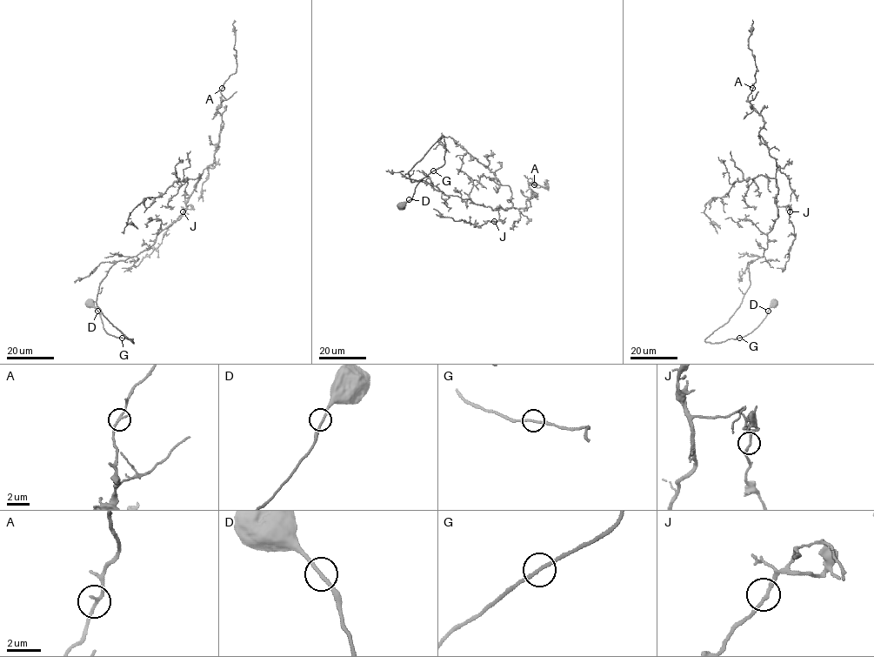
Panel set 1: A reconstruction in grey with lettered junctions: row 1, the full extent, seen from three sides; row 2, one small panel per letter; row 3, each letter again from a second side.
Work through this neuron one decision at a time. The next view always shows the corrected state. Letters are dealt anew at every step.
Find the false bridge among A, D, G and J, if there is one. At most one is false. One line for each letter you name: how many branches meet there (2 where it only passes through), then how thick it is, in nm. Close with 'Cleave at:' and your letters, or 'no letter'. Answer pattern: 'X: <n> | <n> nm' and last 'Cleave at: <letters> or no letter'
G: 2 | 190 nm
Cleave at: G

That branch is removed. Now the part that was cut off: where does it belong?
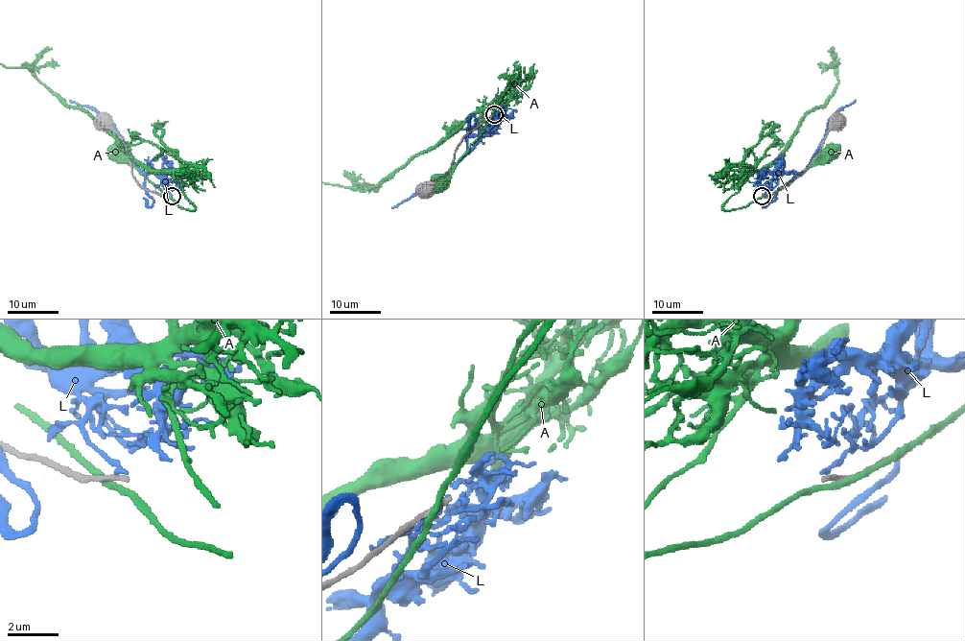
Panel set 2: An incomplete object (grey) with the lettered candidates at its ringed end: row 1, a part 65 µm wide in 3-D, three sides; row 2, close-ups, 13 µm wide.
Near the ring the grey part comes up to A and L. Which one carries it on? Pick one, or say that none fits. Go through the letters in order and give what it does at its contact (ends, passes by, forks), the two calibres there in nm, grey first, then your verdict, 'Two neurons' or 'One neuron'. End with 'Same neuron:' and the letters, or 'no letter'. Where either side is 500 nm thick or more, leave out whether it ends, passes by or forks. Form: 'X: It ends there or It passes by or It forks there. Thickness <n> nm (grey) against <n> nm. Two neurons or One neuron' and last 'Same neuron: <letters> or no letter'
A: It passes by. Thickness 260 nm (grey) against 240 nm. Two neurons
L: It ends there. Thickness 240 nm (grey) against 240 nm. Two neurons
Same neuron: no letter

